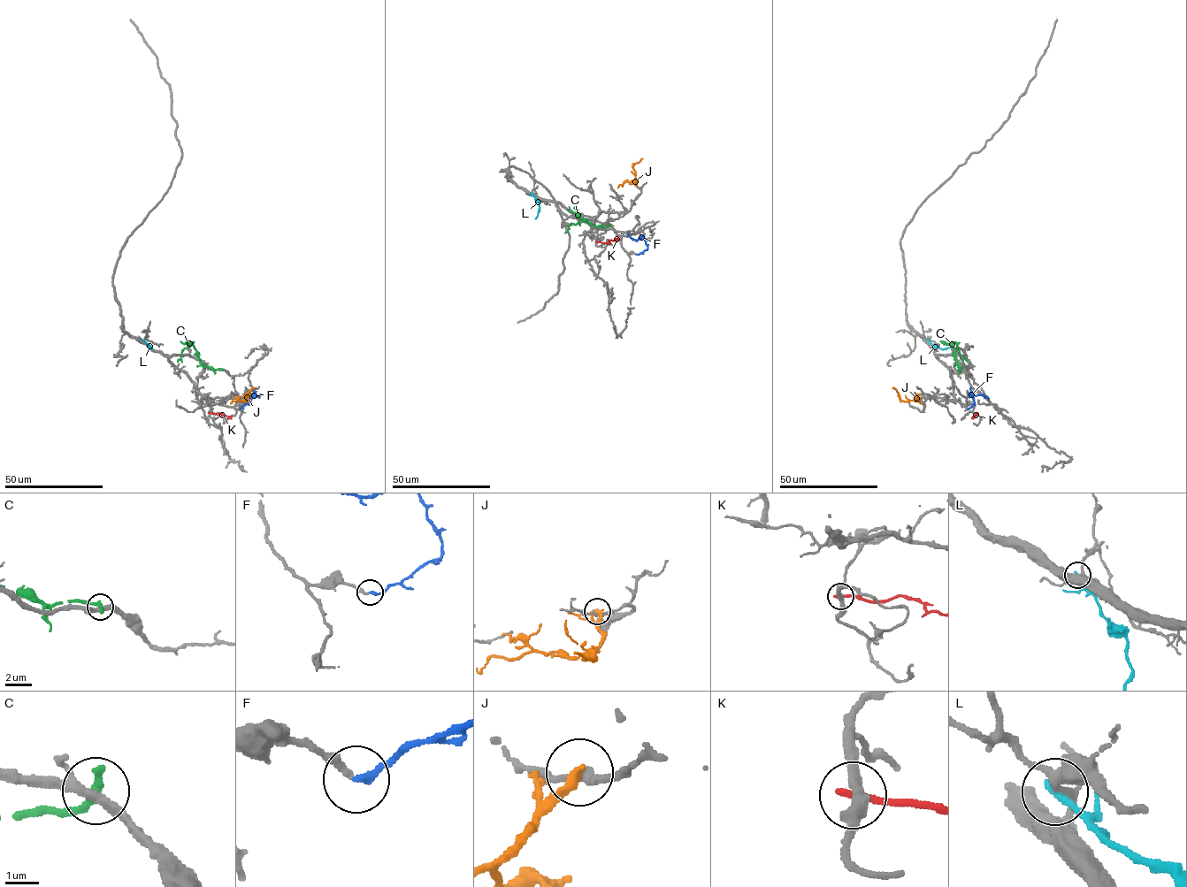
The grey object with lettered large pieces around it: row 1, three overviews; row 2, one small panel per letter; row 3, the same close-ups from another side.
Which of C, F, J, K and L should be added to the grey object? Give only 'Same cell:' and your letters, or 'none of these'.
Same cell: F

